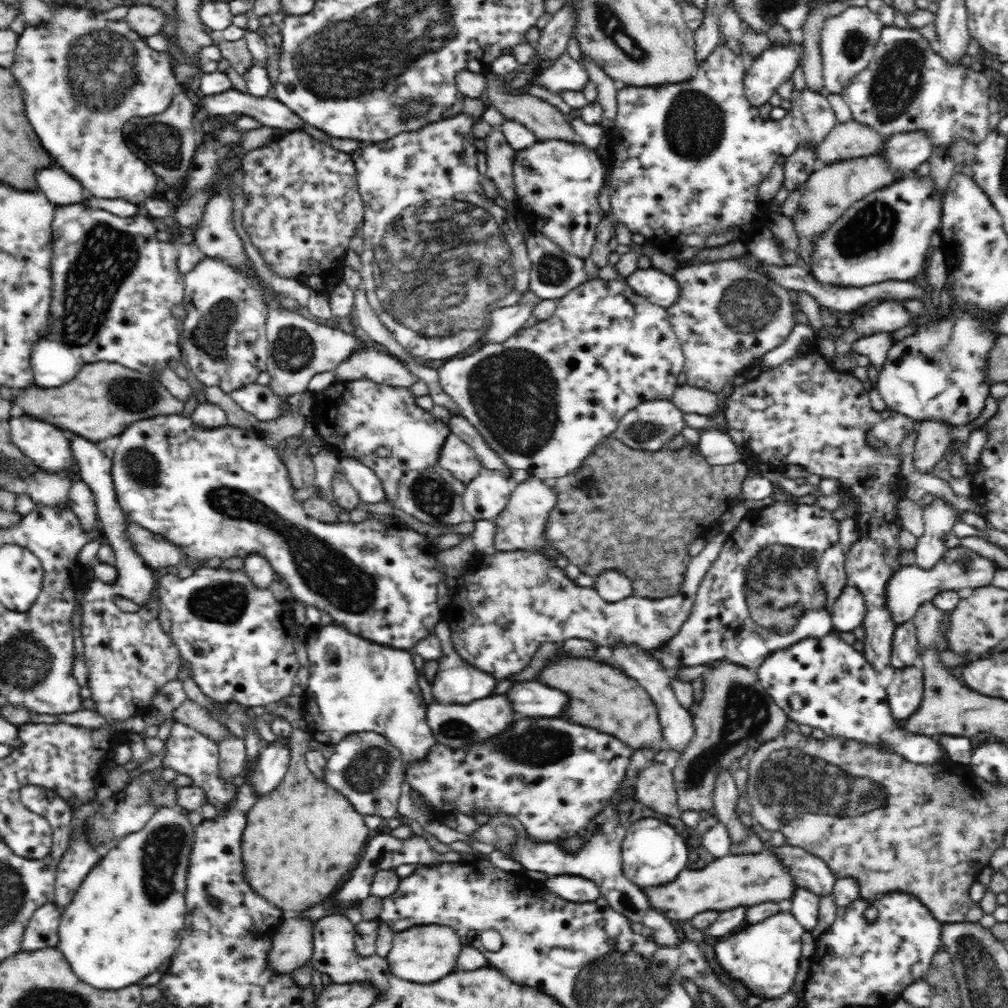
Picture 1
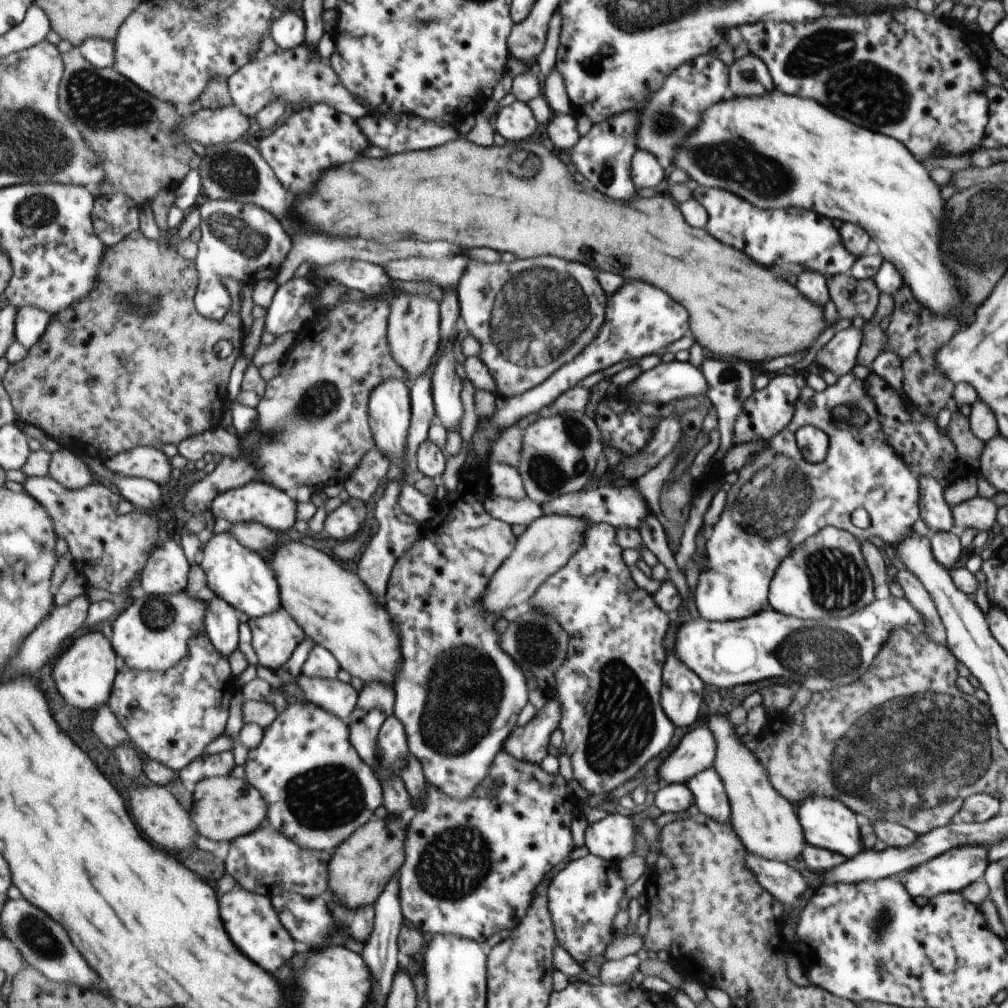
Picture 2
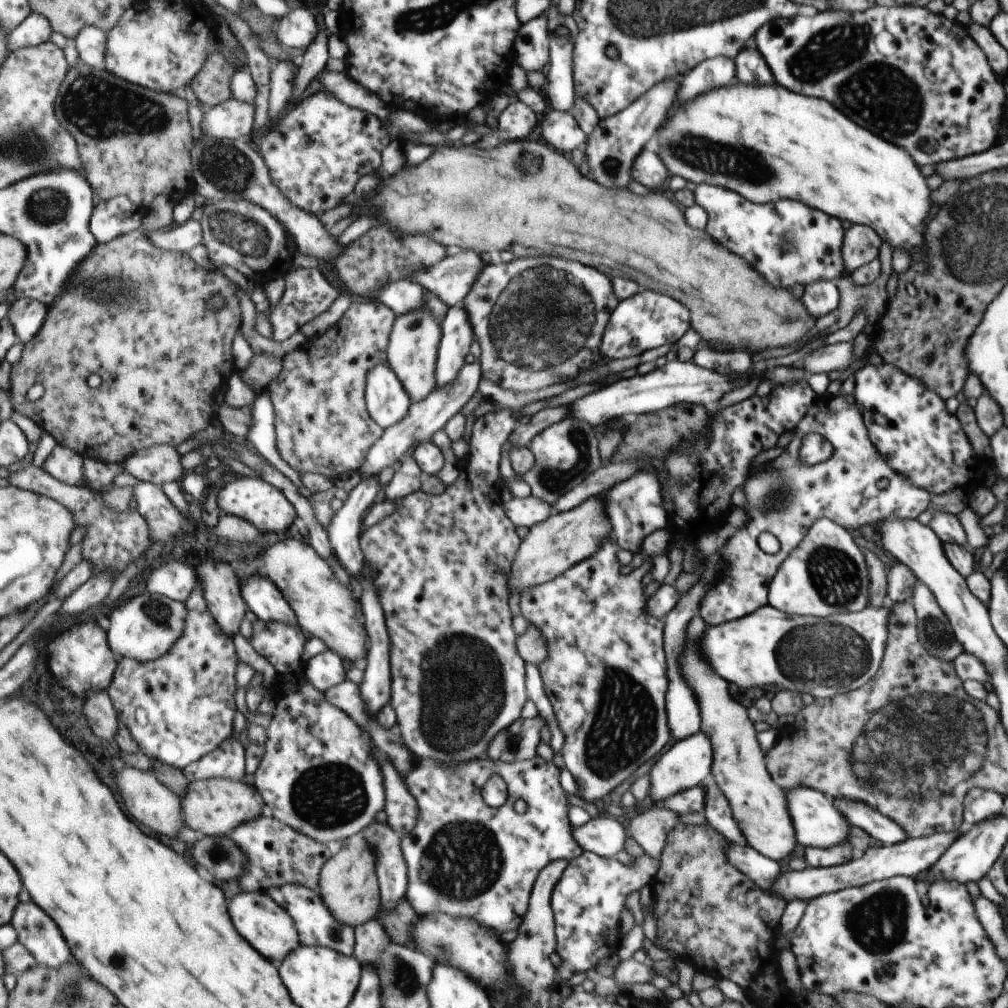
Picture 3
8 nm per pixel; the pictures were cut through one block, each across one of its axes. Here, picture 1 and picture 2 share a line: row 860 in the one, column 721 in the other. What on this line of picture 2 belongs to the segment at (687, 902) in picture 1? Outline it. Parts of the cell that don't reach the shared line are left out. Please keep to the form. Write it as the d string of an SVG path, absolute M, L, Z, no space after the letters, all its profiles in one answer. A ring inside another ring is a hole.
M709 714L705 725L711 730L716 740L716 754L712 768L717 772L728 799L730 809L730 820L728 822L731 824L733 832L743 842L748 854L753 854L753 856L763 858L763 860L781 863L786 863L787 860L801 855L806 843L801 824L797 821L795 808L792 804L789 804L787 798L782 797L772 788L772 784L769 784L768 774L765 774L763 766L757 762L757 757L753 756L753 752L747 750L745 744L739 742L739 738L735 736L735 726L725 718L724 714Z

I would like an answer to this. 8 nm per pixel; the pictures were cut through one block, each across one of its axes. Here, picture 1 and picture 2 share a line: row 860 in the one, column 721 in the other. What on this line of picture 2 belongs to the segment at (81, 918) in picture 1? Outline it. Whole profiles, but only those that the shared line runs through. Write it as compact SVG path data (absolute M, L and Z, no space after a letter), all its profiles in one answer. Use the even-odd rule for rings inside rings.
M774 89L765 96L731 96L719 100L705 108L697 130L679 142L673 165L683 168L697 185L731 192L755 208L815 210L829 220L854 223L875 243L882 260L895 266L913 298L935 316L947 316L947 312L957 306L955 300L961 300L953 272L945 270L939 256L941 220L945 216L941 187L931 180L923 164L917 162L903 144L853 126L815 100L789 96Z

